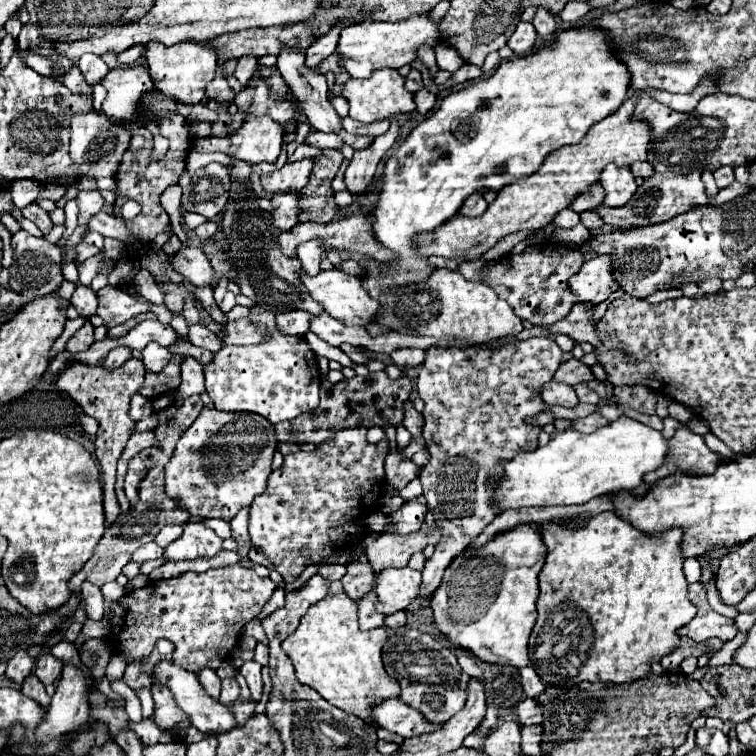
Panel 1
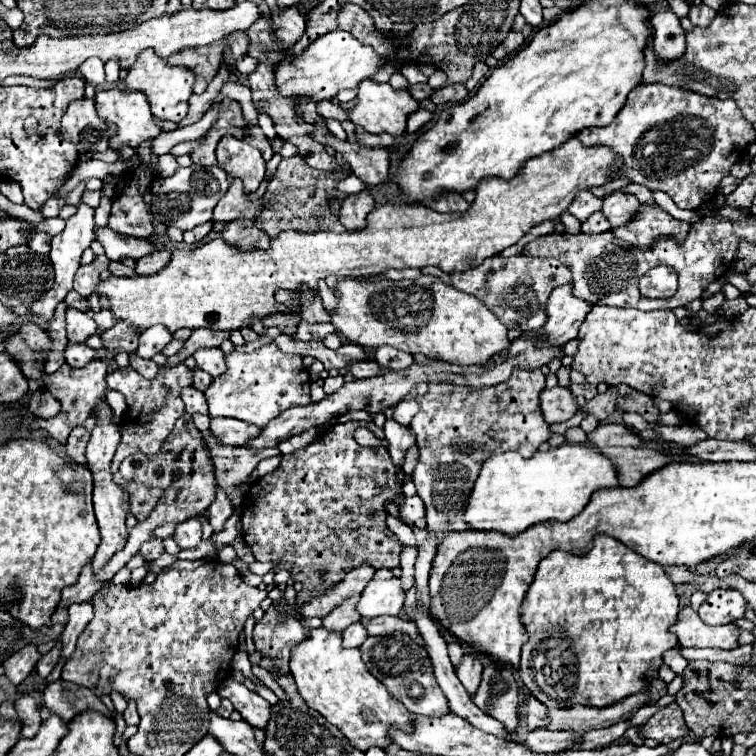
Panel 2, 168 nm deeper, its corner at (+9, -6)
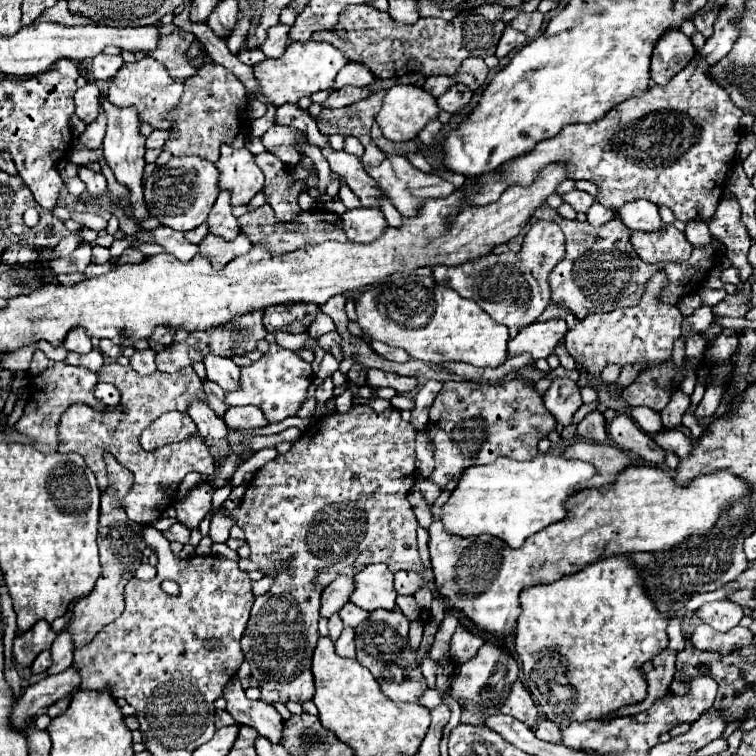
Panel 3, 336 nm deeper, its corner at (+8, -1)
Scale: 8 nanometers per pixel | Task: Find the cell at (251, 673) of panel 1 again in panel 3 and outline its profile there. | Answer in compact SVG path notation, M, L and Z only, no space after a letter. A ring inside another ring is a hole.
M233 676L227 682L223 690L223 698L227 700L227 712L233 716L237 724L247 724L255 728L261 736L269 738L271 742L275 744L279 742L283 730L281 714L263 700L249 700L237 676Z

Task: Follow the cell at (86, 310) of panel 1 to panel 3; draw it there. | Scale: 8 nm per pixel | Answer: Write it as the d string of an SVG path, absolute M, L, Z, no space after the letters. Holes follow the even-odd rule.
M75 326L63 340L63 346L67 350L73 350L73 352L89 352L93 346L91 346L91 338L87 336L85 328L83 326Z

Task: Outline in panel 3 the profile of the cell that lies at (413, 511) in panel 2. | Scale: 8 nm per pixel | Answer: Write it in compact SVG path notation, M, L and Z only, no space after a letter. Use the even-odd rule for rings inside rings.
M421 480L421 482L419 482L419 492L423 494L423 500L425 500L427 504L433 504L433 502L439 498L439 494L441 494L439 486L435 486L435 484L429 482L429 480Z

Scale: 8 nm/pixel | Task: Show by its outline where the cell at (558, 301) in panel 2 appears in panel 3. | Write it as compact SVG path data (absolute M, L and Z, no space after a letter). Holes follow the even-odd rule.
M551 318L545 322L533 322L523 328L513 340L509 340L509 354L529 352L533 360L547 358L555 346L565 338L567 322L563 318Z

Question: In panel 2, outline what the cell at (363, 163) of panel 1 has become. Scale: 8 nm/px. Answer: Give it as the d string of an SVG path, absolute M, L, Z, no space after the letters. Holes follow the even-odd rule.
M368 191L360 193L360 195L350 195L346 201L342 201L340 223L346 229L366 227L366 215L370 211L374 211L374 207L376 207L376 203Z

